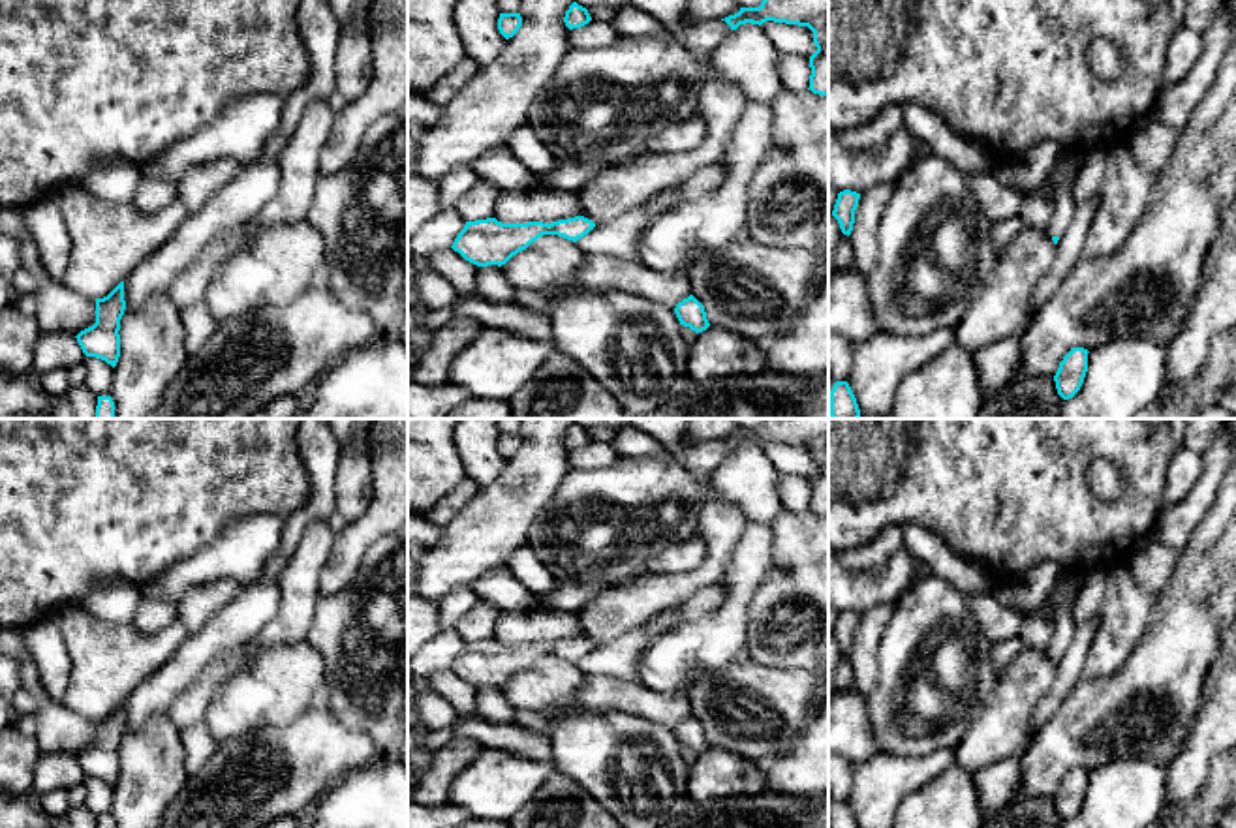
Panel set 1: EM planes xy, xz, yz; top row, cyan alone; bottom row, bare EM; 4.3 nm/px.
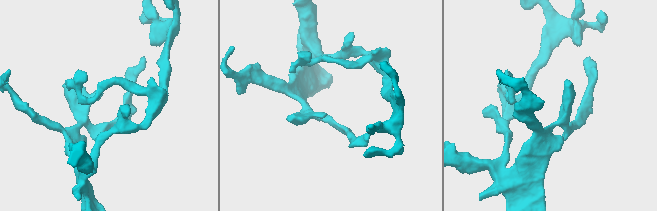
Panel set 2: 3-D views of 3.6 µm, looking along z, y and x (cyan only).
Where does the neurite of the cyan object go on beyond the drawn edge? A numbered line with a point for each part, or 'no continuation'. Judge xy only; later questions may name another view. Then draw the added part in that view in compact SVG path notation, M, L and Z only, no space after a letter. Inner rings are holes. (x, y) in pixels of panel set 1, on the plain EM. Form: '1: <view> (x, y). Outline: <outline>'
no continuation

